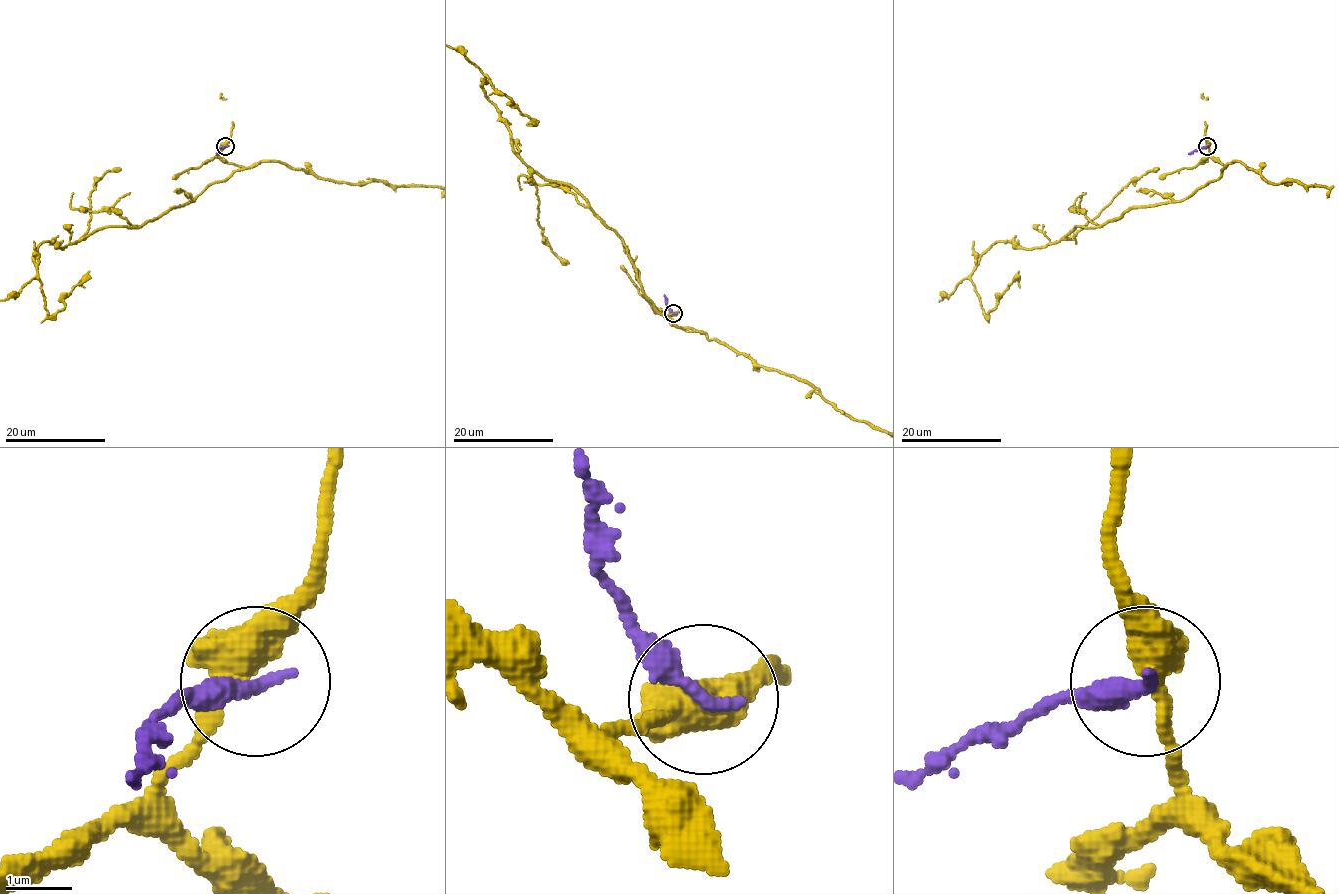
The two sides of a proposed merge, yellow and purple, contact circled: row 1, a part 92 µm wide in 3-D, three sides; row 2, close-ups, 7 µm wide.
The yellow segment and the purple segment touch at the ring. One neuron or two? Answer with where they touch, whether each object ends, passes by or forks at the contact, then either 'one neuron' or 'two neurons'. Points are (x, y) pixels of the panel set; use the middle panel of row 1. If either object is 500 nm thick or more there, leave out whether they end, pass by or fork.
(673, 313) | yellow passes by | purple ends | two neurons

